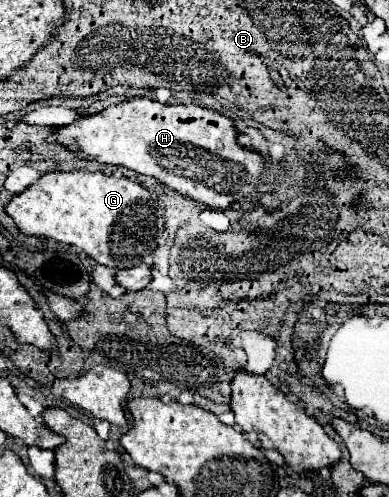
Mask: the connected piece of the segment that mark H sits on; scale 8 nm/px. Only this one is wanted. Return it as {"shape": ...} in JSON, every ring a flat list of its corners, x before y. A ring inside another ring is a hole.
{"shape":[[131,98,57,128,45,142,63,144,77,158,117,164,153,176,191,200,225,210,241,196,253,194,253,182,259,182,265,174,263,158,241,148,235,142,237,134,233,122,215,110,197,104,167,106,151,98]]}

